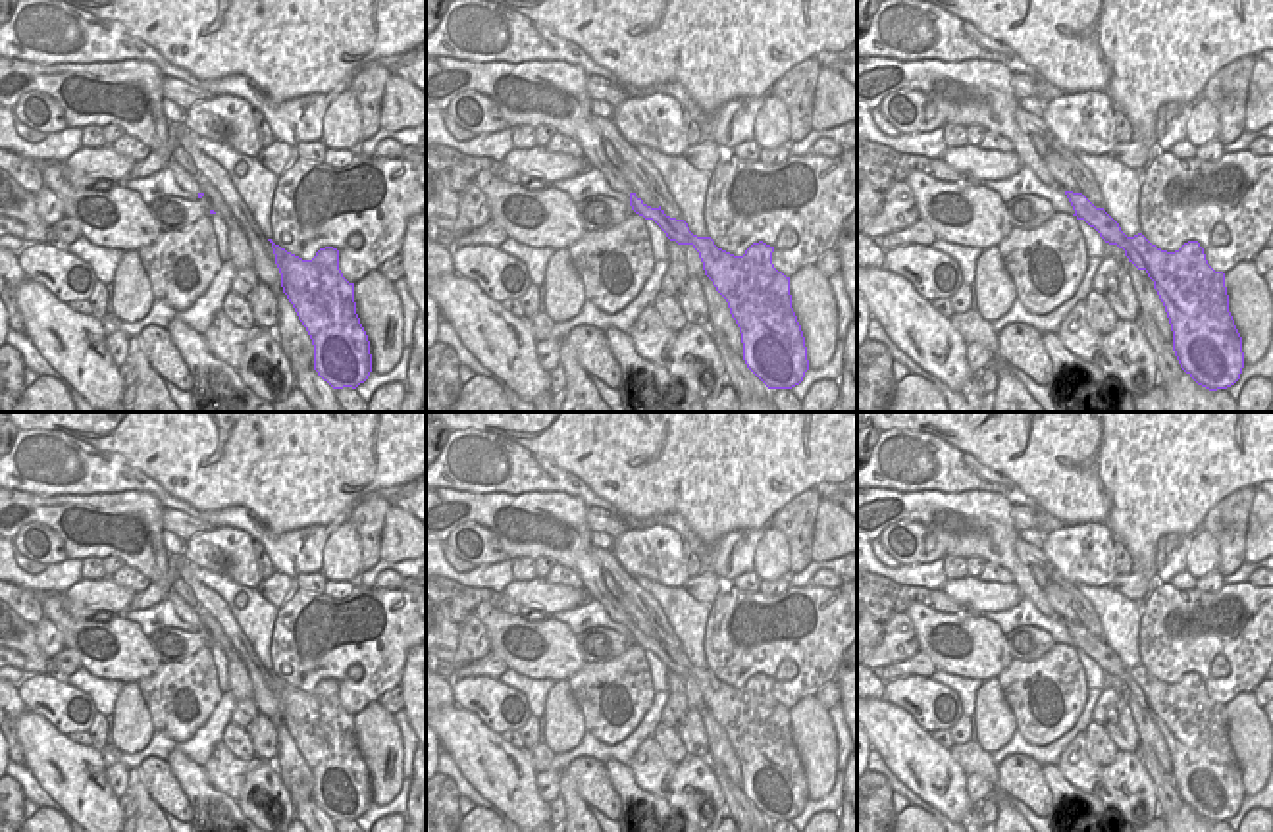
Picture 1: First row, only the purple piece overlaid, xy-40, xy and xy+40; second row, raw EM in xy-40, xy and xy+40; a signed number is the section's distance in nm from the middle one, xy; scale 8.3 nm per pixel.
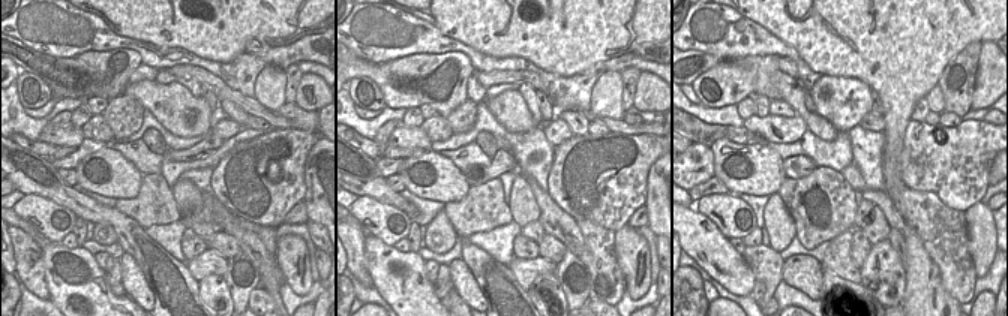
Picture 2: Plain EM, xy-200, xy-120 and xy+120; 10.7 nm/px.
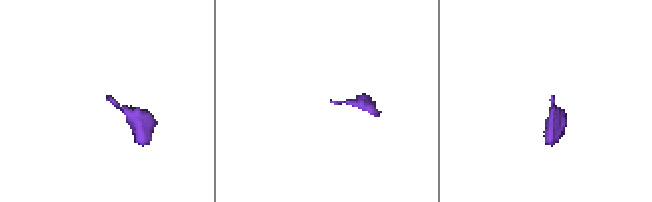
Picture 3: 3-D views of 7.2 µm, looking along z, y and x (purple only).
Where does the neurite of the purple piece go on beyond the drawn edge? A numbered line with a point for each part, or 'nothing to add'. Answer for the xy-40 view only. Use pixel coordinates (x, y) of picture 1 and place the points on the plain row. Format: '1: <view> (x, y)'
1: xy-40 (183, 611)

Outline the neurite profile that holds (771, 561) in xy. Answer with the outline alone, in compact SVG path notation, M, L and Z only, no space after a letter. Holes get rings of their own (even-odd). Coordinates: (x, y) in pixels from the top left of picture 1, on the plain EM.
M768 526L757 543L753 557L753 572L761 580L778 580L790 576L790 545L786 535Z

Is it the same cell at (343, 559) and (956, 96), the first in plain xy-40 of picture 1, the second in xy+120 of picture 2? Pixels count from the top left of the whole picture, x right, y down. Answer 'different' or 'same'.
different

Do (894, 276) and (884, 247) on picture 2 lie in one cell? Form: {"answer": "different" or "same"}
{"answer": "same"}

